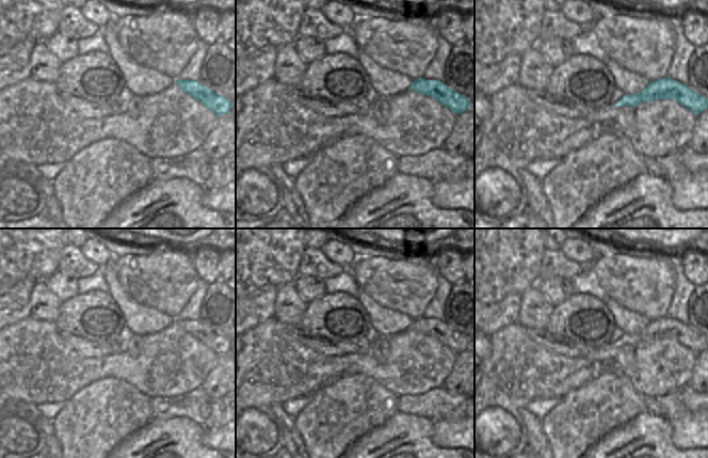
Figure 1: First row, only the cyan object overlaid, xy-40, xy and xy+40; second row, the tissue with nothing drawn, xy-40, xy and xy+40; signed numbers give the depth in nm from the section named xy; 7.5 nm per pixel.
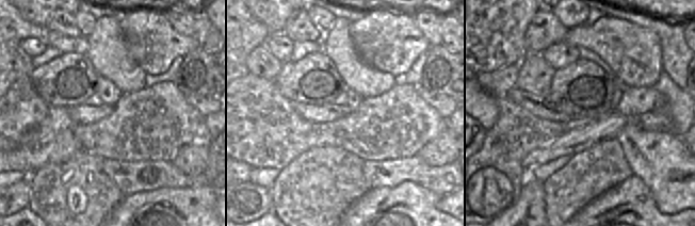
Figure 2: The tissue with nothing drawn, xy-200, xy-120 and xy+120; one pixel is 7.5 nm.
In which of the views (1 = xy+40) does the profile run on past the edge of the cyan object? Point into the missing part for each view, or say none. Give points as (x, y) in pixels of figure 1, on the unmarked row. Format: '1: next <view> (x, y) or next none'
1: next xy+40 (605, 354)

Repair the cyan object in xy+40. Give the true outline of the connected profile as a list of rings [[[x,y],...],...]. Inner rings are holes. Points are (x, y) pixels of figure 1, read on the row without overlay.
[[[661,317],[649,321],[647,327],[635,334],[624,334],[617,343],[612,343],[604,347],[594,347],[588,353],[586,360],[608,364],[617,354],[617,347],[621,345],[631,345],[635,347],[642,341],[655,341],[657,338],[674,338],[685,345],[695,353],[707,349],[707,337],[693,330],[688,323],[682,323],[672,317]]]

